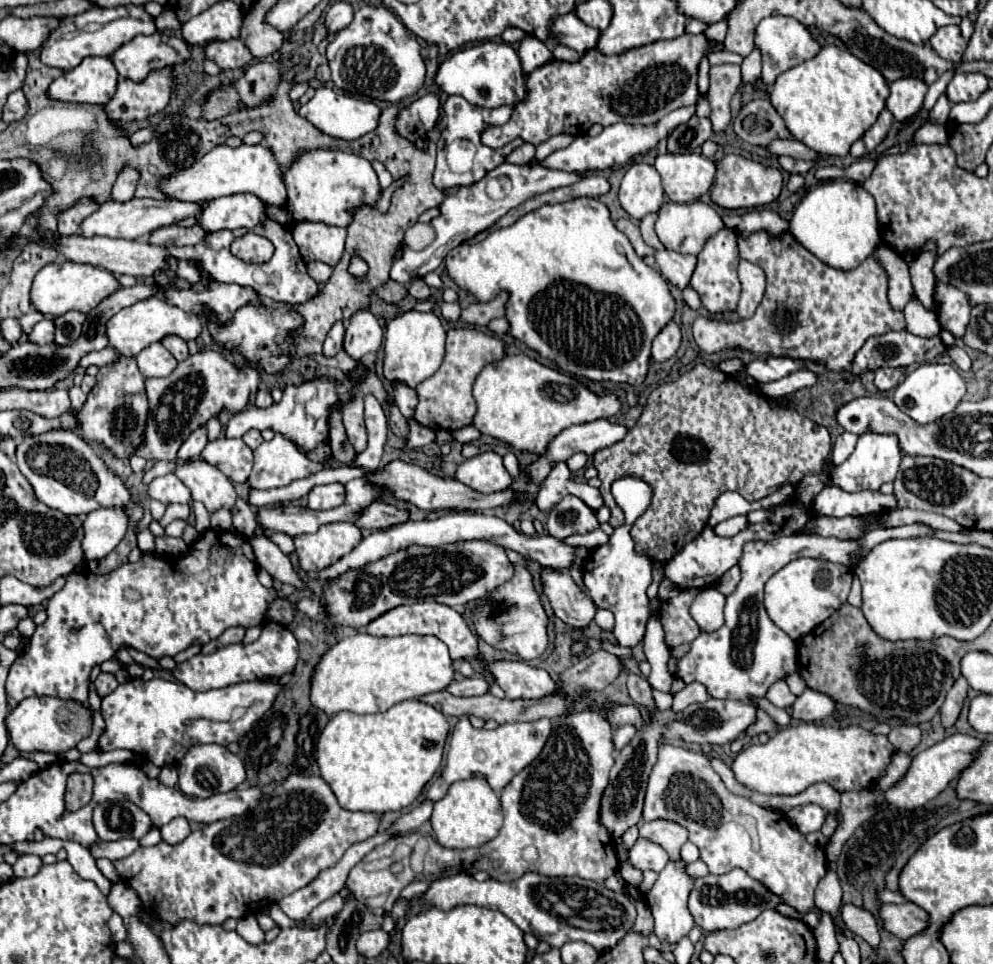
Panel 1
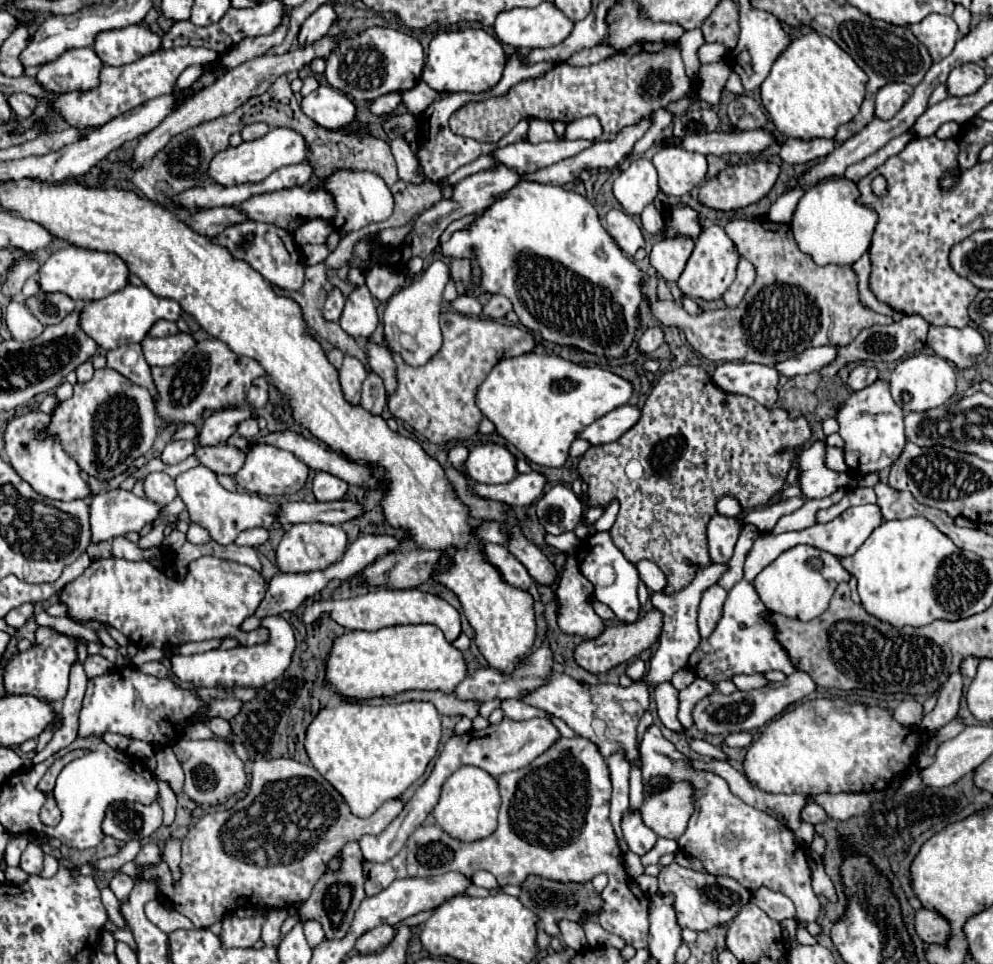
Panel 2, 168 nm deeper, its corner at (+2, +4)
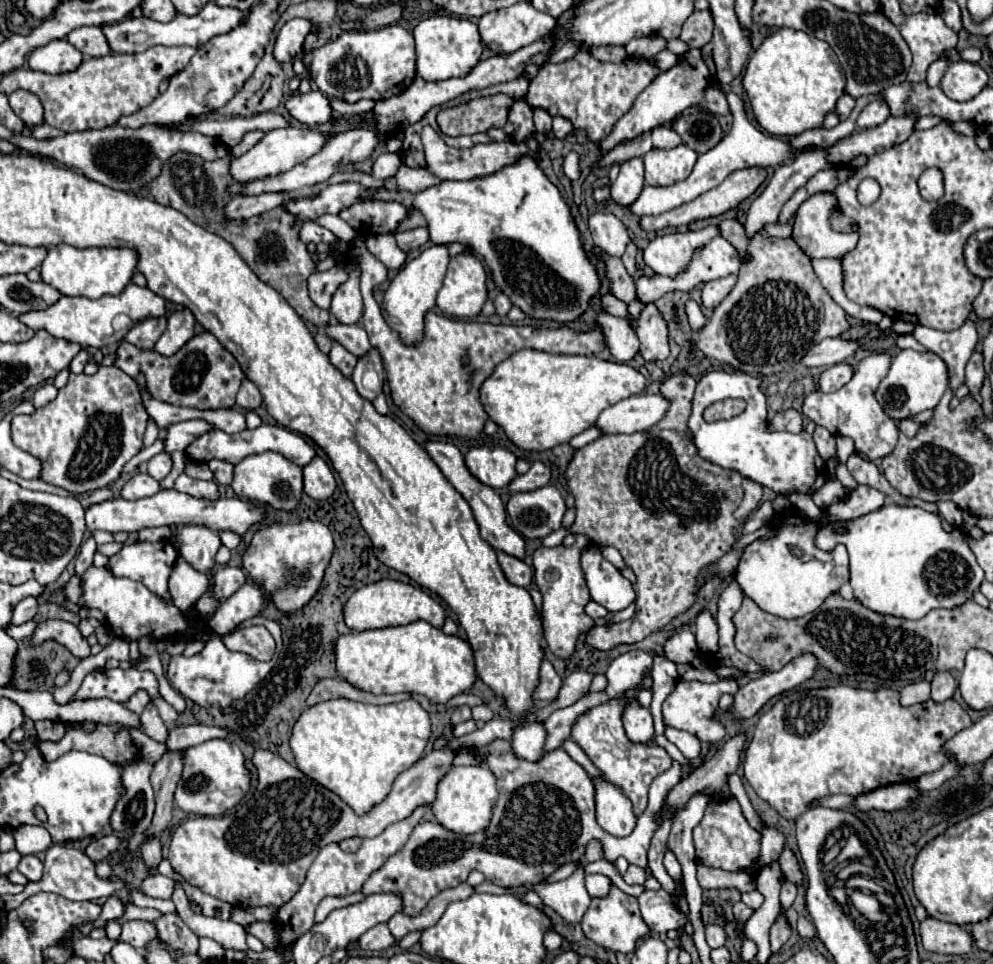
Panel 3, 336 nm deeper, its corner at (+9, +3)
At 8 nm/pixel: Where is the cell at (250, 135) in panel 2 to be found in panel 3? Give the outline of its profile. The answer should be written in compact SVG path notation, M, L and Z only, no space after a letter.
M248 132L246 136L244 136L244 140L238 144L238 146L234 146L232 148L232 154L238 158L238 156L242 156L242 154L246 154L254 144L258 144L260 140L264 138L264 134L262 132Z

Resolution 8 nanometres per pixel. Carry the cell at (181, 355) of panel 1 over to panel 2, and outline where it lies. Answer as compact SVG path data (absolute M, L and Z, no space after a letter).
M159 321L159 323L155 323L155 327L151 327L149 337L169 337L169 335L177 335L177 333L179 333L179 329L175 323Z

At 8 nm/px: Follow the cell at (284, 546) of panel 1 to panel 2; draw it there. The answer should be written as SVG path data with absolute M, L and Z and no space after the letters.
M255 527L255 529L247 529L243 533L239 533L239 537L235 539L235 545L249 545L249 547L259 547L269 539L269 531L263 527Z

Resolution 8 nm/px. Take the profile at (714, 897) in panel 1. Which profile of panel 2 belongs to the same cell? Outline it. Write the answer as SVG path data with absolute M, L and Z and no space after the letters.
M677 863L663 867L657 879L661 891L671 891L677 897L675 909L679 911L679 925L689 927L693 931L707 931L717 925L729 923L751 901L751 891L745 889L739 881L725 875L709 875L709 873L685 869Z

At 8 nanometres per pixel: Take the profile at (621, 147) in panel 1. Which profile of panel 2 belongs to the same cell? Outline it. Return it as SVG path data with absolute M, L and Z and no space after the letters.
M561 139L561 141L551 141L551 143L513 143L507 145L499 151L493 151L493 157L497 157L499 163L519 171L519 173L531 173L543 167L549 167L553 163L559 163L567 157L573 157L585 149L595 145L595 141L585 141L585 139Z

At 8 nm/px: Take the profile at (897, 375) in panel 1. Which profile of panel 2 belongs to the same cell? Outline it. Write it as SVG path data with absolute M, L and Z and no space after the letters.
M859 365L851 371L849 375L849 387L859 391L859 389L865 389L869 385L873 385L875 381L879 379L879 371L877 367L871 367L871 365Z

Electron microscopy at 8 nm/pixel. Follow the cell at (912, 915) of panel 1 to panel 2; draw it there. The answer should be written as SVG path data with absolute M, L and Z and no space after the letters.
M921 907L915 911L915 931L925 943L945 943L949 937L949 923L937 911Z

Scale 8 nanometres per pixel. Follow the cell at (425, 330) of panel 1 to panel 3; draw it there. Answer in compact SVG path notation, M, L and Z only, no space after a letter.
M432 244L420 252L418 258L406 262L398 274L392 278L390 286L386 288L382 312L384 318L392 328L396 328L406 344L414 344L424 334L424 314L434 308L436 294L442 288L442 280L448 266L448 246L446 244Z

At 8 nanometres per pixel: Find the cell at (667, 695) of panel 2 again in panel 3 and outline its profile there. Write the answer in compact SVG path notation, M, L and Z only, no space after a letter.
M666 728L666 738L676 744L676 748L688 758L696 760L700 756L700 740L688 732L680 732L676 728Z

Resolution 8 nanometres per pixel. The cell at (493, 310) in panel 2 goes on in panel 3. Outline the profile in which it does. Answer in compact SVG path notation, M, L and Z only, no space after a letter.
M498 294L496 300L494 300L494 306L496 306L498 316L506 316L510 312L510 308L512 308L512 302L510 302L510 298L506 294Z

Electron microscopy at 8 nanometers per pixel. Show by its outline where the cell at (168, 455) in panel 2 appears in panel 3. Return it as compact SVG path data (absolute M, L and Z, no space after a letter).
M160 452L160 454L156 454L156 456L148 462L146 472L148 472L154 480L160 482L162 478L168 476L170 468L172 468L172 458L170 458L170 454L168 454L168 452Z

